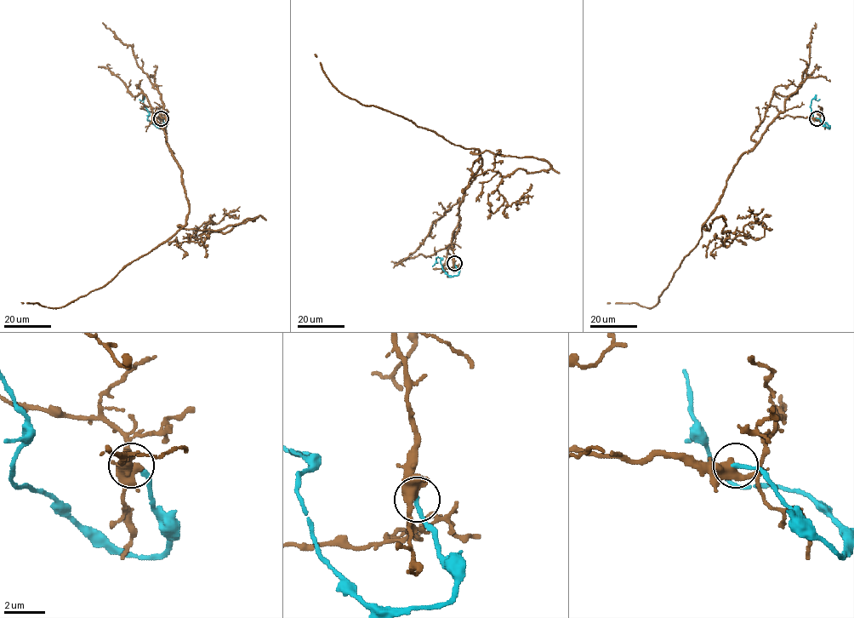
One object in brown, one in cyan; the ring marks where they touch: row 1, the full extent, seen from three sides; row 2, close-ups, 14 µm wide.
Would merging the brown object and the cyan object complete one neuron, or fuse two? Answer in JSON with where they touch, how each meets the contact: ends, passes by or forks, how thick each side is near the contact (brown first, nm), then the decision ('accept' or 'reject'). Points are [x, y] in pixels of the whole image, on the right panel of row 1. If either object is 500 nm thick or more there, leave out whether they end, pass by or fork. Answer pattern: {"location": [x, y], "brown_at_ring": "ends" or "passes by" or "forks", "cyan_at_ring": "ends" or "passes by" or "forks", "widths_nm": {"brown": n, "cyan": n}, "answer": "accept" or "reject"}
{"location": [816, 118], "brown_at_ring": "passes by", "cyan_at_ring": "ends", "widths_nm": {"brown": 480, "cyan": 200}, "answer": "reject"}

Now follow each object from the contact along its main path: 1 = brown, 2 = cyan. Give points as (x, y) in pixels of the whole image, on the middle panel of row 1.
1: (454, 263), (458, 207), (481, 163), (472, 153), (549, 165), (504, 176), (493, 213), (488, 193)
2: (454, 263), (458, 273), (457, 275), (449, 276), (443, 270), (441, 258), (439, 257), (432, 266)

